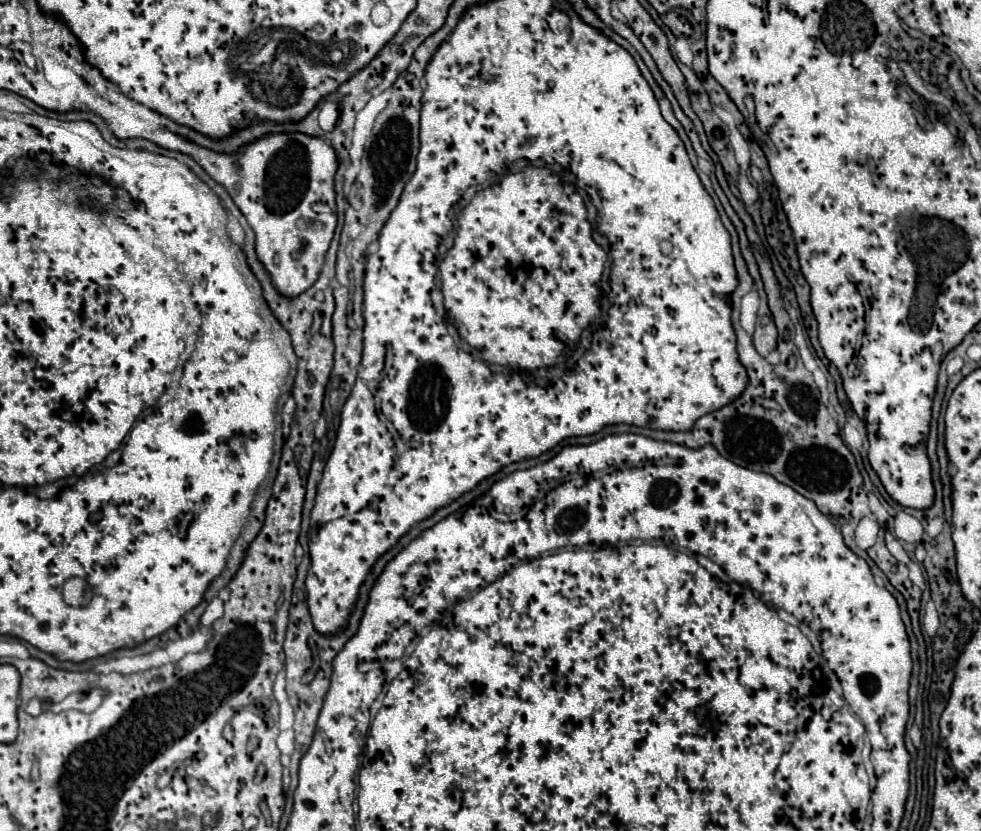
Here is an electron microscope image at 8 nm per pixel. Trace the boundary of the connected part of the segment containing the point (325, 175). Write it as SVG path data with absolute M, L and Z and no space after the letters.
M266 134L258 138L248 154L244 156L244 172L242 176L236 172L236 164L230 154L218 154L206 150L194 142L188 142L180 136L180 152L194 158L210 178L222 184L232 196L234 204L246 216L248 224L256 232L256 256L270 274L276 290L280 294L288 294L288 298L296 298L312 286L322 270L324 256L328 252L330 240L336 228L336 202L334 202L334 174L336 174L336 156L330 144L322 138L312 138L306 134Z

